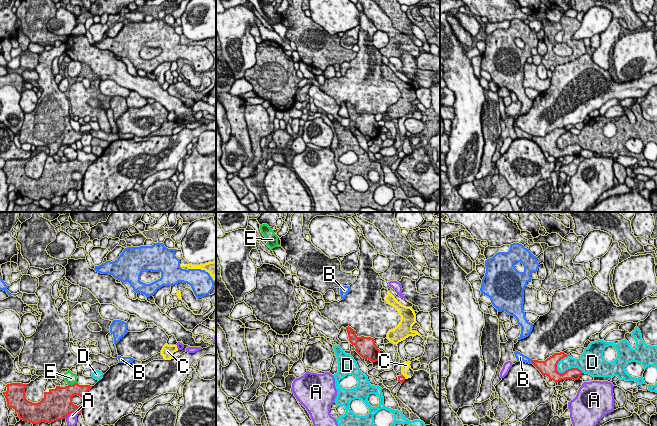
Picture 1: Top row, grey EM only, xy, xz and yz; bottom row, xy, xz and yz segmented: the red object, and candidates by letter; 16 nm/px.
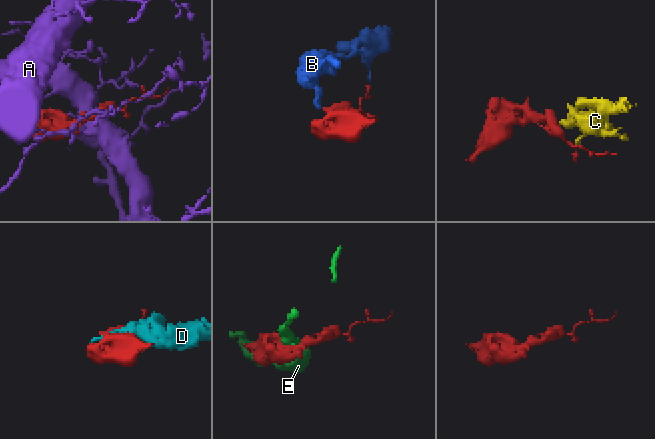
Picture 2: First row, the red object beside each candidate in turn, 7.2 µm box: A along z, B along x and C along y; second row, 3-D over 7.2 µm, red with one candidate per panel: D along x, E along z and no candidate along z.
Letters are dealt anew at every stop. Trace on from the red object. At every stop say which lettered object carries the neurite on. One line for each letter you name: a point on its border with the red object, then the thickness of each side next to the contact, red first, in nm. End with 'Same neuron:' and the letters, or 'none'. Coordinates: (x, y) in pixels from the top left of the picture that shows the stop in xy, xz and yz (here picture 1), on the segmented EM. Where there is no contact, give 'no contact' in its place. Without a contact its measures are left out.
Same neuron: none

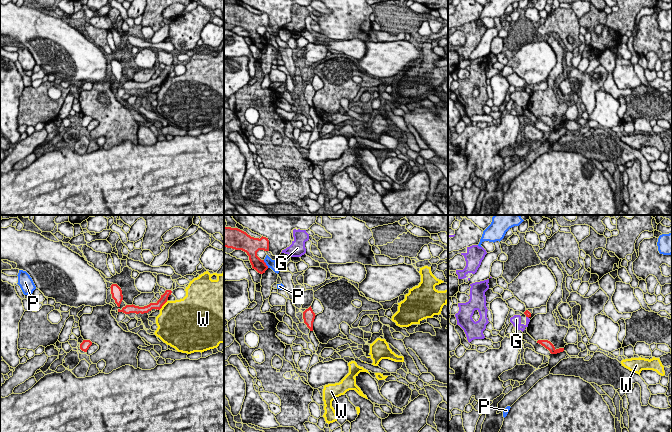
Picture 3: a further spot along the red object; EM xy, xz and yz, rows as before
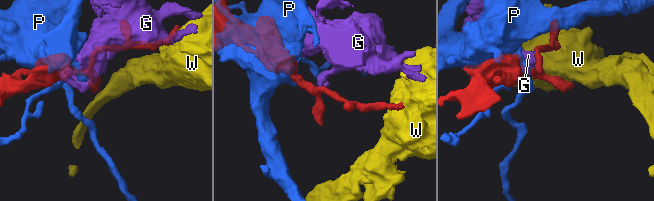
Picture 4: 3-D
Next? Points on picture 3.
Same neuron: none

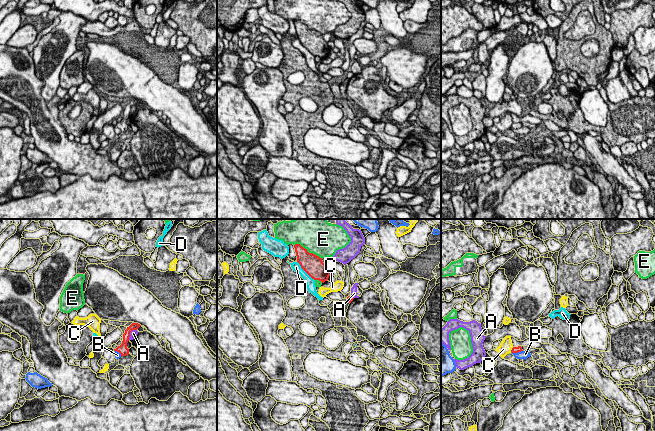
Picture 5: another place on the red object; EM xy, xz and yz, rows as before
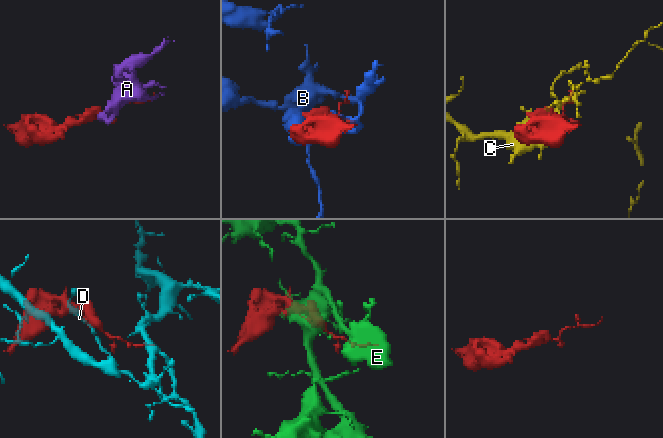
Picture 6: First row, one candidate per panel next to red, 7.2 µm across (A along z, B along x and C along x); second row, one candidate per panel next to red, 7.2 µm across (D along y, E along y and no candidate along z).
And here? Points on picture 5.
Same neuron: none

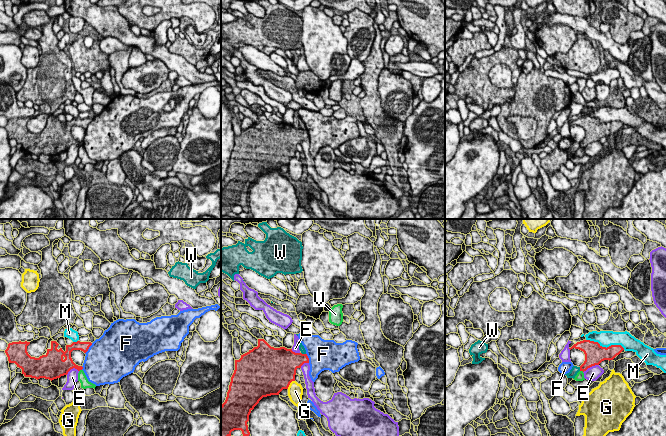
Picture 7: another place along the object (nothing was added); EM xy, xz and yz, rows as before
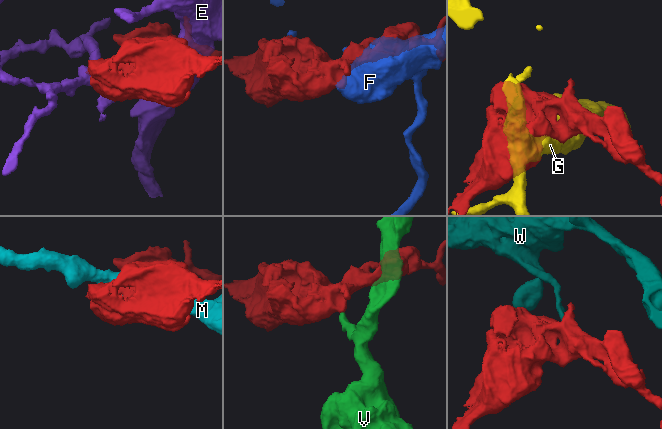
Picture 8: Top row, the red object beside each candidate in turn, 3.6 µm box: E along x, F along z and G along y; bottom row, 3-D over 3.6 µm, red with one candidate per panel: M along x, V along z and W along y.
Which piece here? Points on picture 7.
Same neuron: none

